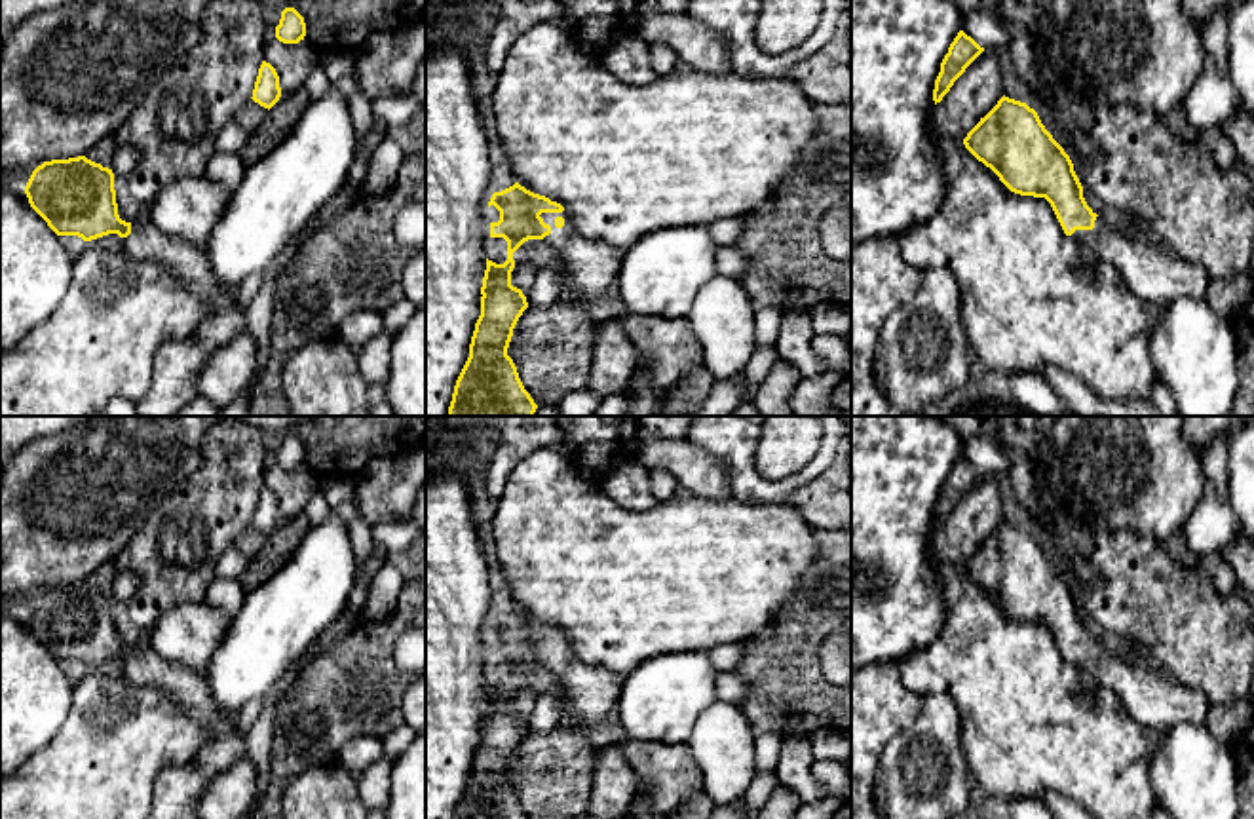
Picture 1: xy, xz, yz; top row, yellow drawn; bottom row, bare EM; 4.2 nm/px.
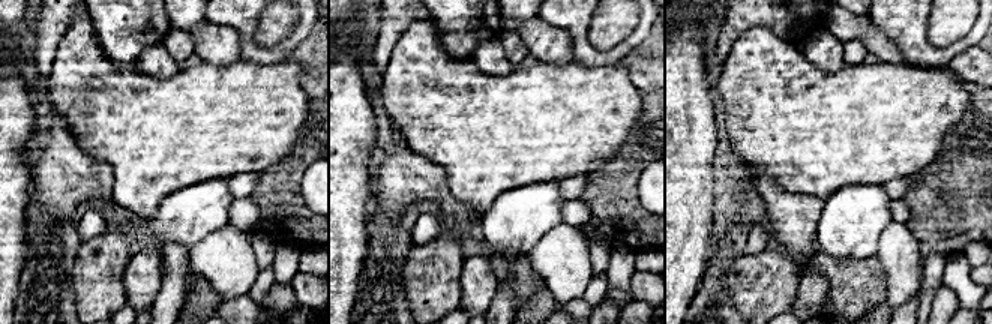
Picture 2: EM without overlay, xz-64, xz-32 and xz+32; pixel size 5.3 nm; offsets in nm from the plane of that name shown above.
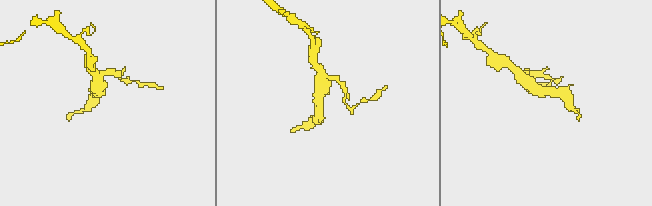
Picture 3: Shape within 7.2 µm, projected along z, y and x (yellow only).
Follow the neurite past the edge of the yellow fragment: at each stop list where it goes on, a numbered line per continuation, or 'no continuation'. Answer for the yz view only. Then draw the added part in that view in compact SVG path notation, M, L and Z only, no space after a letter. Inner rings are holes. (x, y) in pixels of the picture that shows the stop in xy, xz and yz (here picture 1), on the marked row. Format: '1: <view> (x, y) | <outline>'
1: yz (1150, 272) | M1096 217L1092 230L1075 230L1072 238L1115 268L1127 289L1146 302L1205 298L1212 281L1205 266L1168 253L1151 234L1121 230L1112 219Z

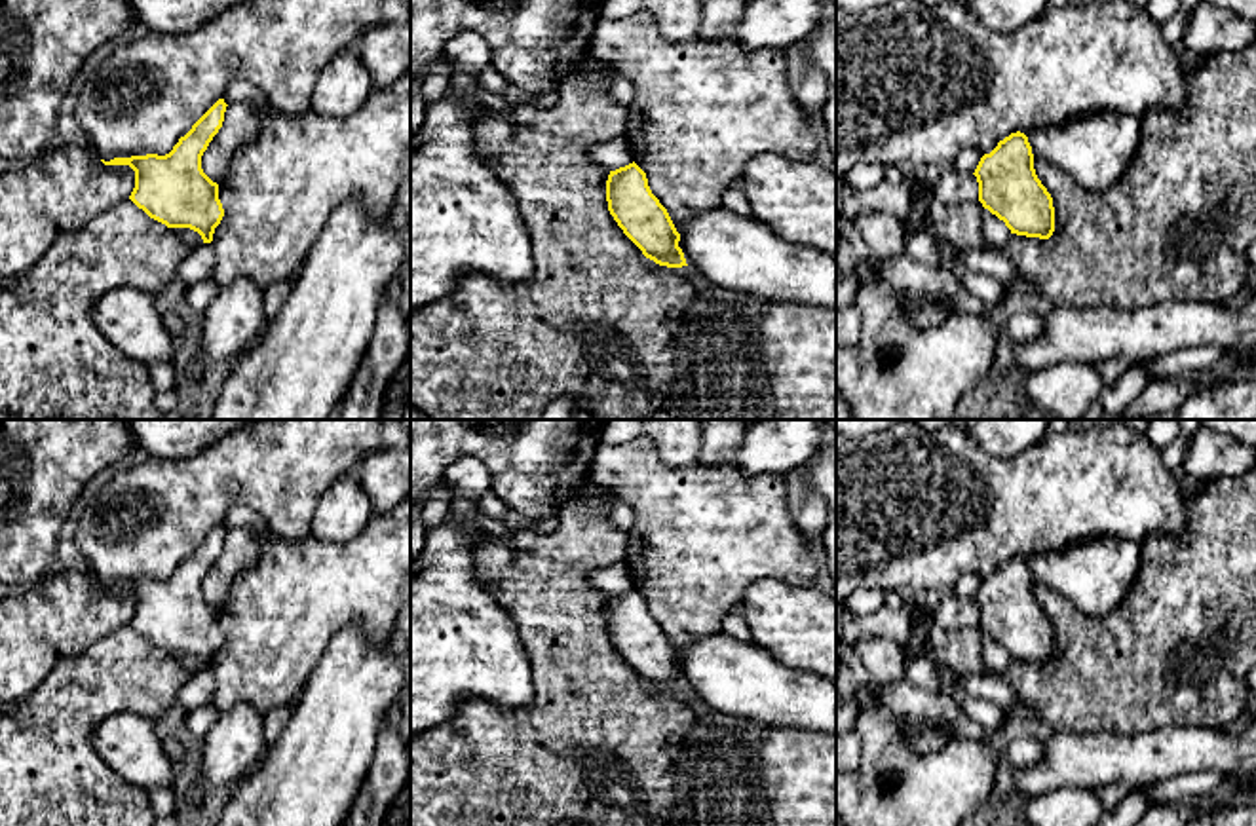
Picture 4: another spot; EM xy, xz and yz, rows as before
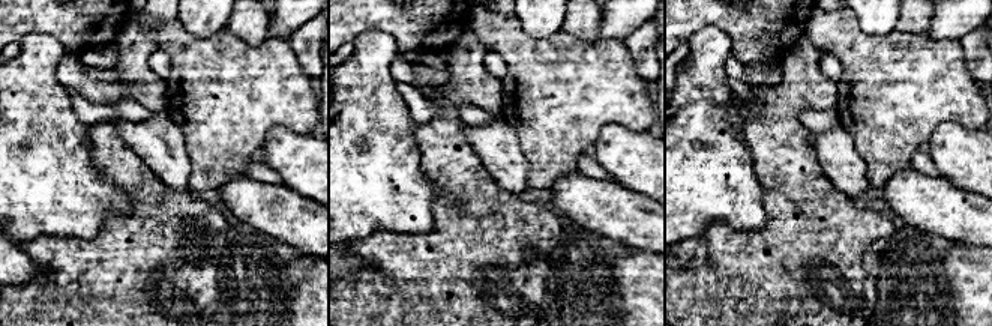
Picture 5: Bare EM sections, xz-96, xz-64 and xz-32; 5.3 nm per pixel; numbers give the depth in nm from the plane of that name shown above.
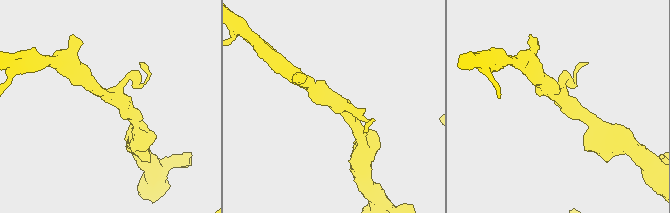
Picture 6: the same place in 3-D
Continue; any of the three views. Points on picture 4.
no continuation

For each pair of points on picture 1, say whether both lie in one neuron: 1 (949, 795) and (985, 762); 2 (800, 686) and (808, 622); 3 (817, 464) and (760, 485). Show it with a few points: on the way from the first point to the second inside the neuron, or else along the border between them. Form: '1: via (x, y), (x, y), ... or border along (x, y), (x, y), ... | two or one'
1: border along (960, 730), (960, 749), (973, 780) | two
2: via (800, 671), (800, 637) | one
3: via (804, 476), (785, 487), (774, 487) | one

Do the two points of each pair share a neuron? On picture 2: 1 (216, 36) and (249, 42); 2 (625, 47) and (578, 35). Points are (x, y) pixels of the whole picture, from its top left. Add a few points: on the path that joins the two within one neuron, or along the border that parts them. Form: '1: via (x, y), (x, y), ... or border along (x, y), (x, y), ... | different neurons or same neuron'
1: border along (209, 21), (230, 26), (237, 32), (240, 57) | different neurons
2: via (613, 54), (595, 54), (587, 47) | same neuron

